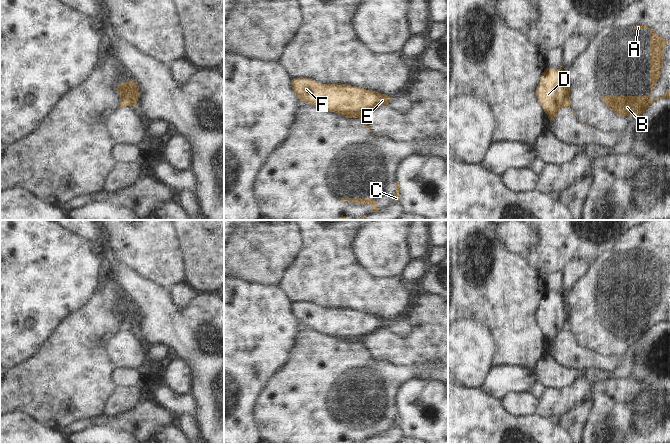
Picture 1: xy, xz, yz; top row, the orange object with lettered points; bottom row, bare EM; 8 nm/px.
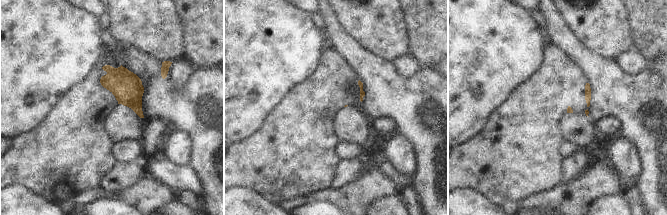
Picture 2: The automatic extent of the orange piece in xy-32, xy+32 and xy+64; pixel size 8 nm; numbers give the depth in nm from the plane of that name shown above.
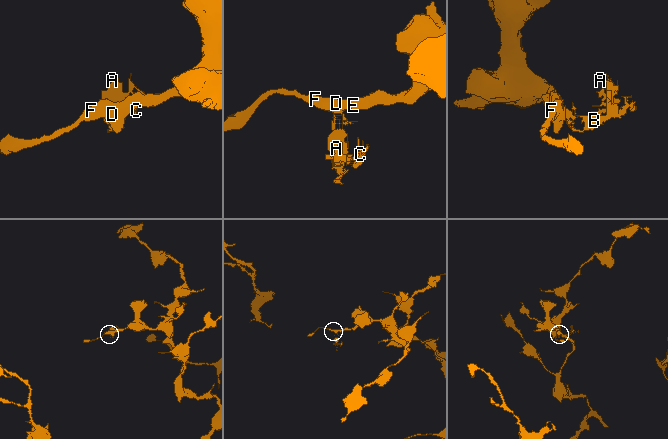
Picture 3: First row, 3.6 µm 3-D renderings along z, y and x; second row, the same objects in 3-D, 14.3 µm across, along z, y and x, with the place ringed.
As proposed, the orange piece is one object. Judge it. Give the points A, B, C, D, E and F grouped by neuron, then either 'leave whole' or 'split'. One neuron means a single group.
A B C / D E F | split

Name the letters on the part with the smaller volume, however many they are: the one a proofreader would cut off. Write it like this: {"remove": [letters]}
{"remove": ["A", "B", "C"]}

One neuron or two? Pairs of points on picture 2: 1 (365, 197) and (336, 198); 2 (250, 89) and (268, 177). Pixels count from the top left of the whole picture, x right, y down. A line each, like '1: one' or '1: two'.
1: one
2: two

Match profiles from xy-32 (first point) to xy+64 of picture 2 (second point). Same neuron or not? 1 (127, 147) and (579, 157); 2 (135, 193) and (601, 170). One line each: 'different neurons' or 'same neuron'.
1: different neurons
2: same neuron

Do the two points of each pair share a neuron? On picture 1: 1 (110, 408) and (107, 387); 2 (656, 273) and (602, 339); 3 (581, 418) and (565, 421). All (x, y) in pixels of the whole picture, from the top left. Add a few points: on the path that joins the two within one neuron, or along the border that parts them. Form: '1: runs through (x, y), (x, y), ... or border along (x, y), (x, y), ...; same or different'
1: border along (117, 387), (103, 404), (101, 414); different
2: runs through (640, 289), (607, 323); same
3: runs through (577, 418), (574, 421), (569, 421); same

